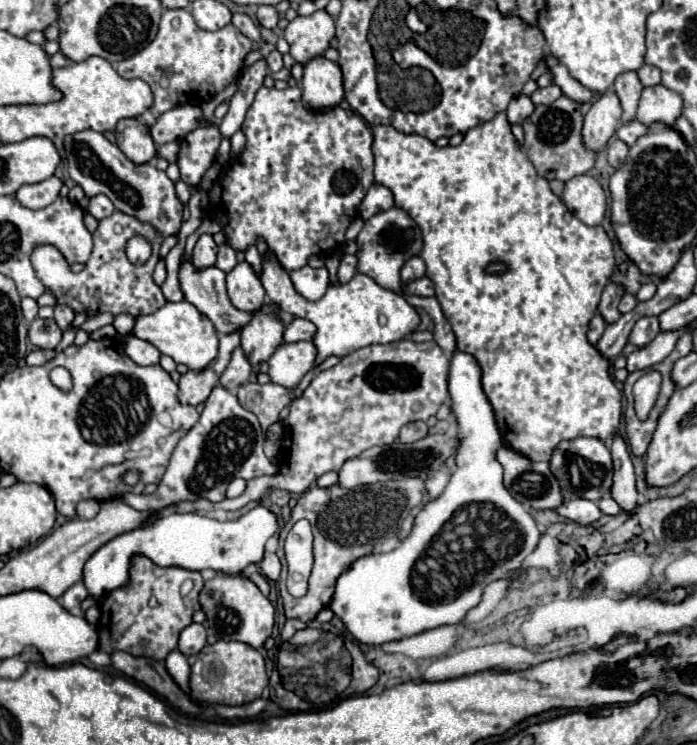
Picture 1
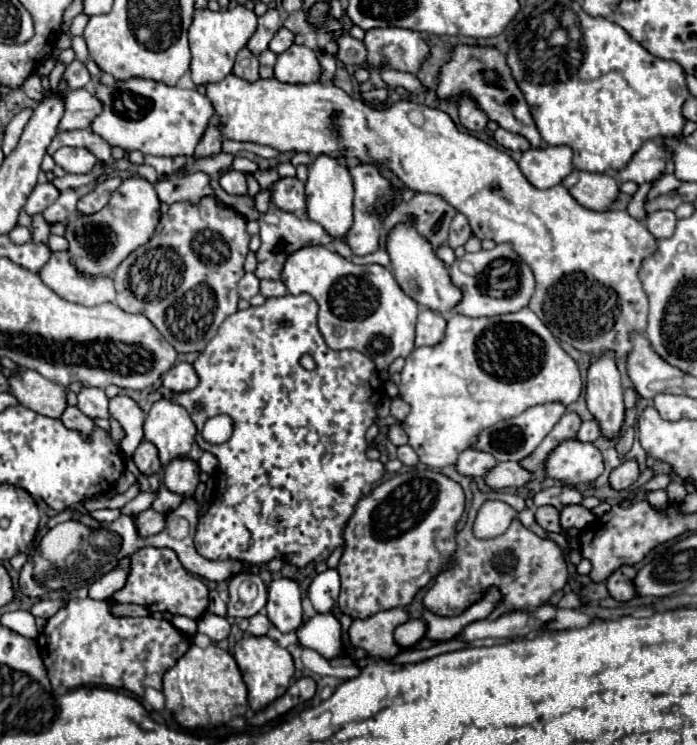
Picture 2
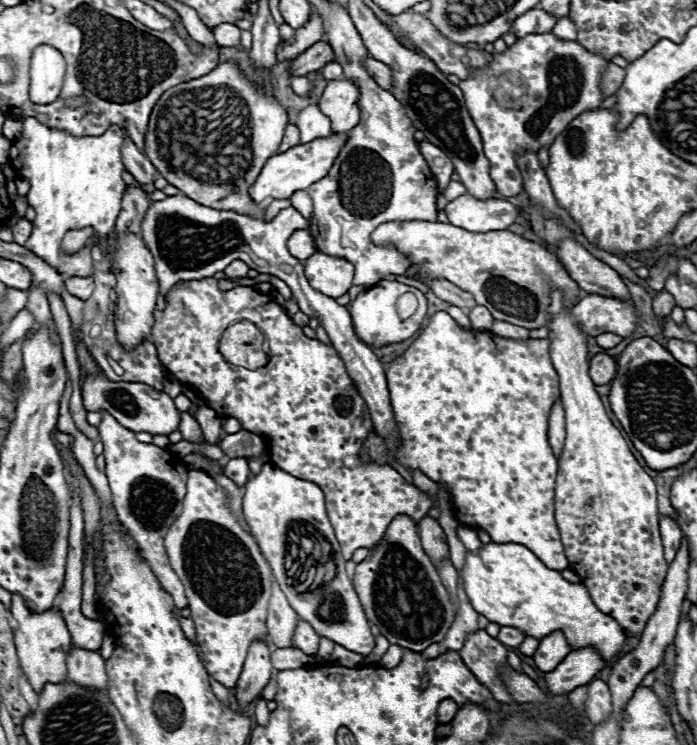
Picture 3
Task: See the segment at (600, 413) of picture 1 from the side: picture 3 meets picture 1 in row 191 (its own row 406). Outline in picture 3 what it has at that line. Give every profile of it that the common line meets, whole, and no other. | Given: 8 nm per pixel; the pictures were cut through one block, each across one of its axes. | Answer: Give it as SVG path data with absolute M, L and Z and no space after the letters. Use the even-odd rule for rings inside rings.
M436 312L430 316L428 324L422 328L422 332L418 334L418 338L414 340L414 344L398 358L392 360L386 368L386 380L388 380L388 392L390 392L390 404L392 404L392 412L394 412L394 422L400 434L400 446L398 446L398 454L390 456L386 454L386 444L384 438L378 436L374 430L368 434L368 438L362 444L362 452L360 452L360 460L364 464L372 464L376 462L378 466L384 464L392 464L394 460L404 464L406 468L412 470L420 470L424 476L428 476L434 482L444 482L448 484L450 490L450 500L452 500L452 512L454 518L468 528L480 528L484 532L490 534L492 542L496 544L522 544L526 548L530 548L538 560L542 560L544 566L552 568L552 570L566 570L568 568L568 560L560 542L560 532L558 526L554 522L554 486L556 486L556 470L558 470L558 462L552 454L552 448L548 444L548 414L550 408L554 404L554 400L560 396L558 390L558 376L556 370L552 368L552 362L548 360L548 340L506 340L500 336L494 336L490 332L476 332L476 330L466 330L460 328L446 312Z

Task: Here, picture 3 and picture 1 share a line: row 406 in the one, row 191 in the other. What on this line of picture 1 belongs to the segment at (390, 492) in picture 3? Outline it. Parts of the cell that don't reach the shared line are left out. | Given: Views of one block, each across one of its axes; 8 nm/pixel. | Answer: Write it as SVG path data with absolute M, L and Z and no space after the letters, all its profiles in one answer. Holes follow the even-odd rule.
M298 86L294 88L284 88L284 90L276 90L276 88L260 88L252 106L248 108L248 114L246 114L246 120L242 124L242 132L246 134L246 148L242 152L242 160L234 160L232 162L232 174L228 172L228 176L214 184L212 190L210 190L210 216L216 218L222 226L222 232L226 236L226 242L234 248L234 250L246 250L250 244L256 244L256 238L262 236L266 242L268 242L268 248L272 252L276 252L278 260L282 262L282 266L286 270L298 270L302 266L308 264L308 258L314 256L314 254L332 254L336 252L342 244L344 244L344 234L348 230L348 226L352 224L354 216L356 216L356 208L360 206L360 200L364 198L364 186L362 186L362 172L364 172L364 166L370 168L372 164L372 130L370 126L358 116L354 114L352 110L344 110L340 106L336 108L330 108L330 110L324 110L324 112L316 112L316 110L310 110L302 104L302 92Z

